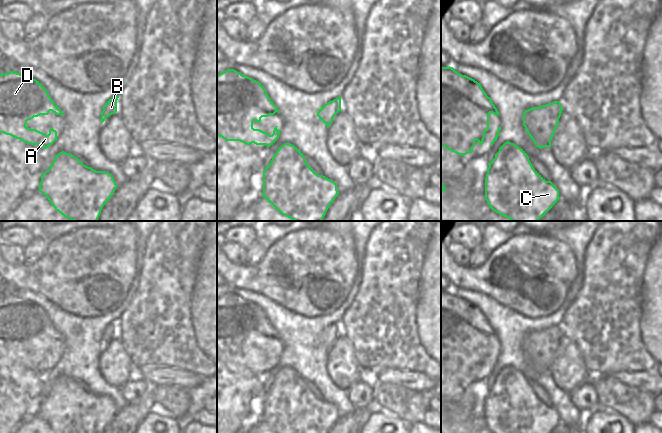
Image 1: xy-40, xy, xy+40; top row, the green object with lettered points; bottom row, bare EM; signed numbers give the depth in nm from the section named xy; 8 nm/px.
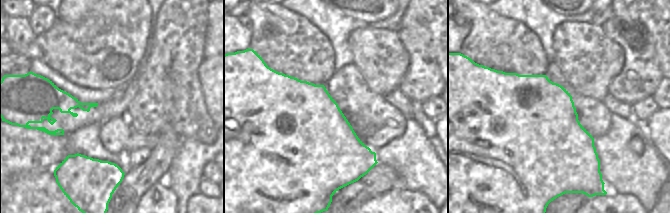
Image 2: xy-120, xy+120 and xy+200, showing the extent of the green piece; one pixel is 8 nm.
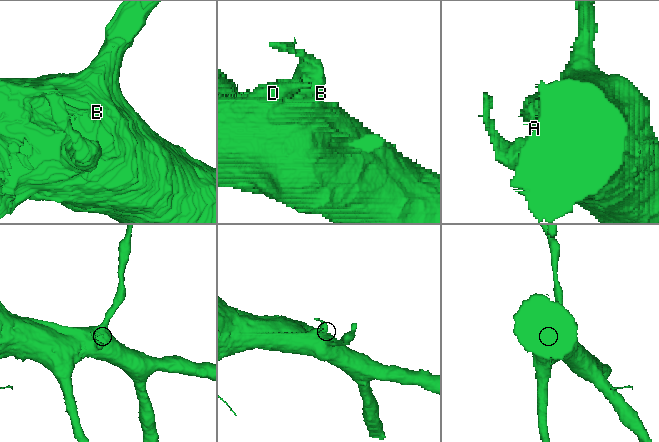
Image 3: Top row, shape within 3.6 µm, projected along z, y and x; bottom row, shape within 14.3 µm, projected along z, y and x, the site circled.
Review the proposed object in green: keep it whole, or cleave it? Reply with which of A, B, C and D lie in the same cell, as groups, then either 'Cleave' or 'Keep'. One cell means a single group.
Groups: A B D / C. Cleave

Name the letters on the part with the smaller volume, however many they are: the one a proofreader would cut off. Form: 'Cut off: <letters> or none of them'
Cut off: C

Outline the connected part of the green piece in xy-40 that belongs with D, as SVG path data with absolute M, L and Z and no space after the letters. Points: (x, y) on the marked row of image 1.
M15 71L0 74L0 133L20 139L31 145L42 145L46 149L57 140L57 131L52 127L46 135L26 126L27 121L40 115L48 115L52 111L63 115L61 109L53 102L45 87L36 79Z

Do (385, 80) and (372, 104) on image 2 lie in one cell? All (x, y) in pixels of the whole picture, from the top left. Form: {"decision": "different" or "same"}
{"decision": "different"}

